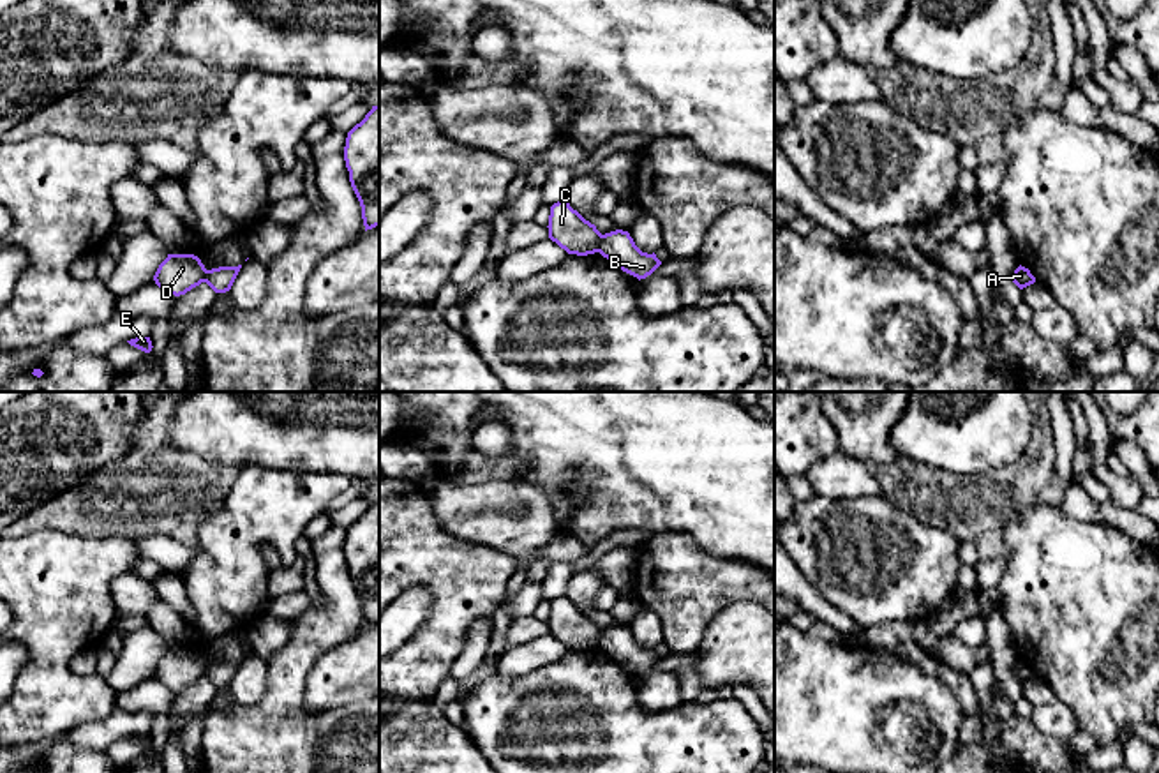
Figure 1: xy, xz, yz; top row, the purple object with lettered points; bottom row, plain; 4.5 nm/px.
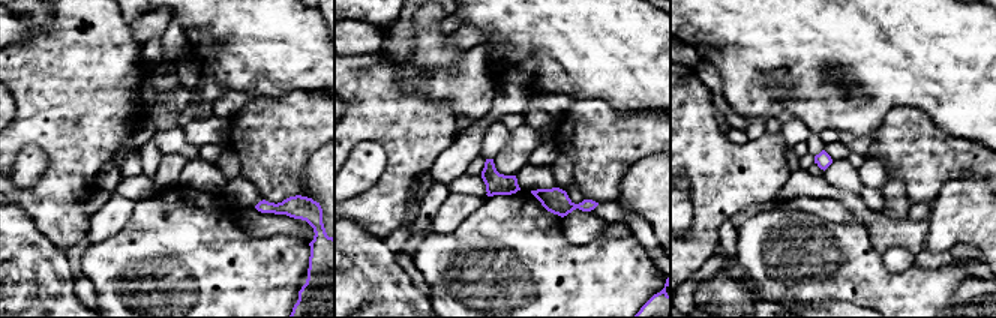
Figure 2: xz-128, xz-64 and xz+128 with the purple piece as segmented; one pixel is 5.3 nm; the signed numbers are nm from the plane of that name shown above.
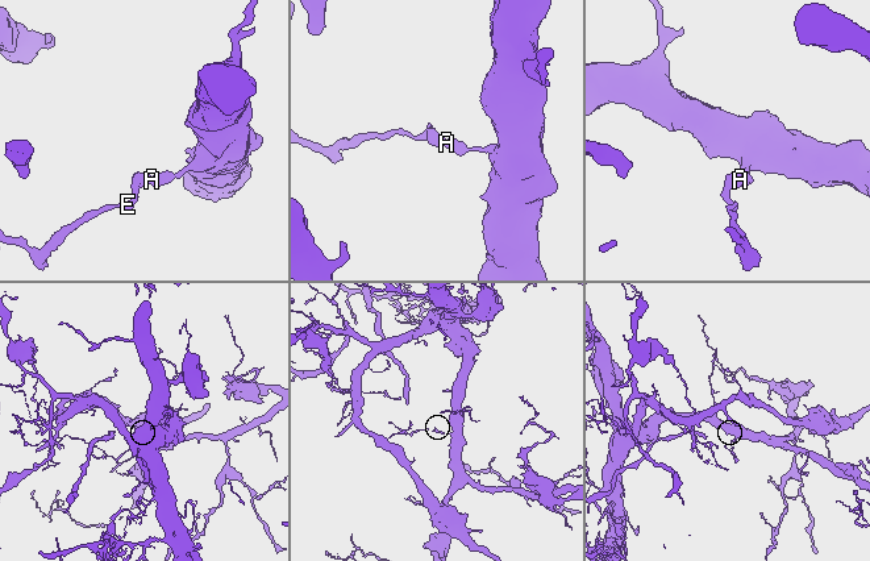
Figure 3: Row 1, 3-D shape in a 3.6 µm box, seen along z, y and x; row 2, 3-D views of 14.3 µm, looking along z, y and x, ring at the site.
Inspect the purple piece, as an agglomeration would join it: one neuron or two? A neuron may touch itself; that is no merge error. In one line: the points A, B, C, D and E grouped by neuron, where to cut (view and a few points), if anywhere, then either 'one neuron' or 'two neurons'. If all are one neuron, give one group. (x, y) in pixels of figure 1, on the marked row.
A B / C D E | xz (602, 235), (597, 251) | two neurons

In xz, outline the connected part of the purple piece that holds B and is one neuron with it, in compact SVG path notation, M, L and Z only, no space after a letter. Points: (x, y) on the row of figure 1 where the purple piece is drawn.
M623 229L602 235L598 252L639 281L651 275L662 265L654 252L642 252L630 233Z

